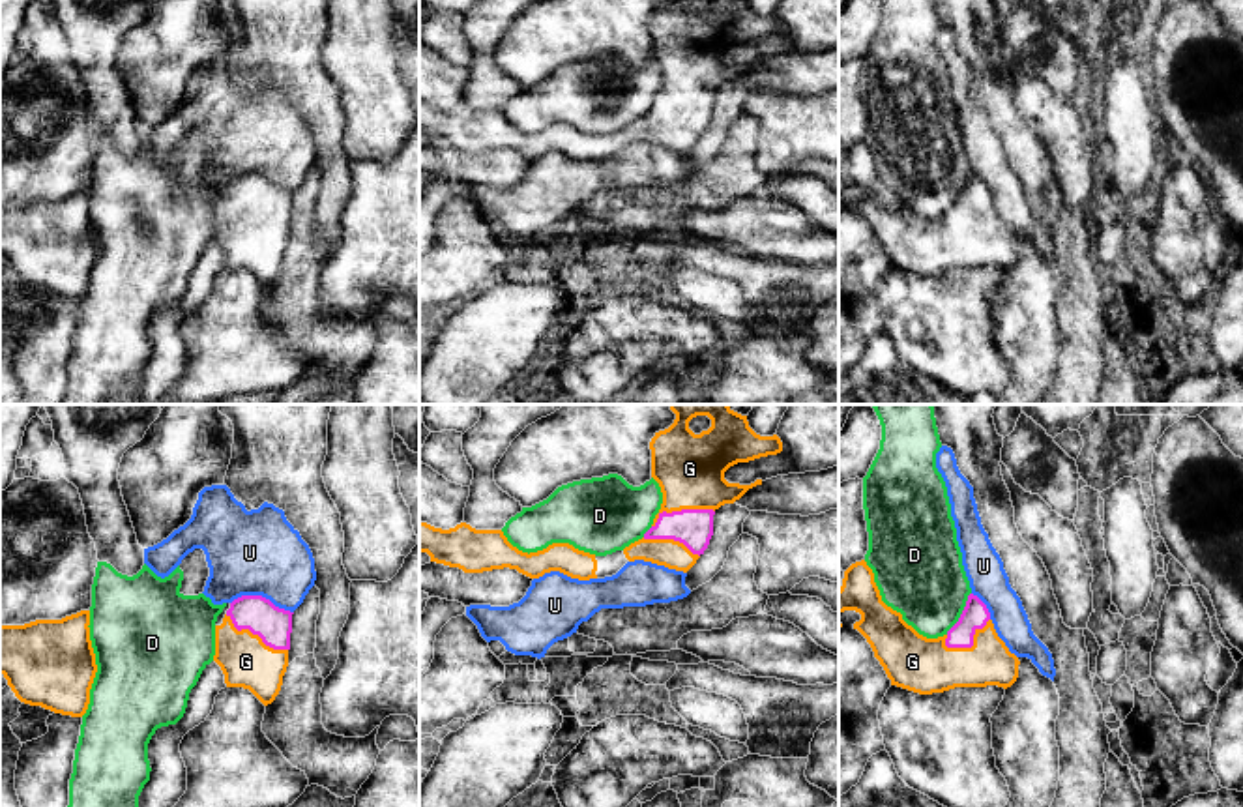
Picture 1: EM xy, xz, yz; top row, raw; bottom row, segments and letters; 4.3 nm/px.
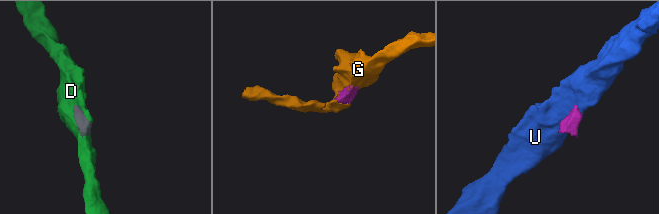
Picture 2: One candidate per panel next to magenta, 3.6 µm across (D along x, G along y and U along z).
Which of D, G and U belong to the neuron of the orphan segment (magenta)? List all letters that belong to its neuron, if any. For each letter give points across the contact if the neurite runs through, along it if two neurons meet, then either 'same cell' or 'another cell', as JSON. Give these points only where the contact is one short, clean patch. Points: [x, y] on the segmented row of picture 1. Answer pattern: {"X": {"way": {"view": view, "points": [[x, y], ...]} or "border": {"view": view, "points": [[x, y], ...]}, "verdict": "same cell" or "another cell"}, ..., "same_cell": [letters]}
{"D": {"verdict": "another cell"}, "G": {"verdict": "same cell"}, "U": {"verdict": "another cell"}, "same_cell": ["G"]}

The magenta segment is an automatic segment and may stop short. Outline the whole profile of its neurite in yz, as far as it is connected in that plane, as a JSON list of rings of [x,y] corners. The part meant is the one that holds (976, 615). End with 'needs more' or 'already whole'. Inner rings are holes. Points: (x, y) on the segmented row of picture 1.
[[[861,560],[844,571],[839,616],[844,610],[861,614],[854,629],[867,638],[891,685],[932,695],[955,687],[1007,689],[1018,678],[1018,657],[998,637],[987,605],[973,594],[943,637],[927,638],[882,601],[874,573]]] | needs more

